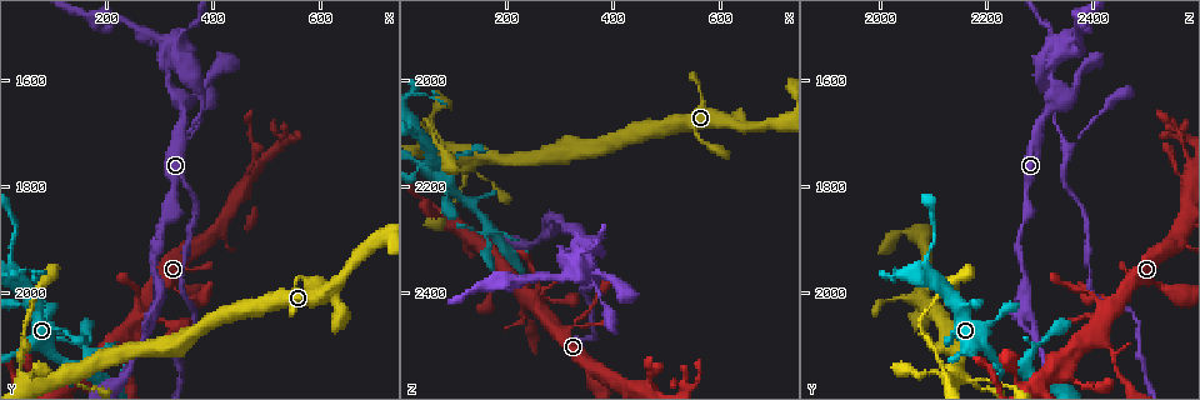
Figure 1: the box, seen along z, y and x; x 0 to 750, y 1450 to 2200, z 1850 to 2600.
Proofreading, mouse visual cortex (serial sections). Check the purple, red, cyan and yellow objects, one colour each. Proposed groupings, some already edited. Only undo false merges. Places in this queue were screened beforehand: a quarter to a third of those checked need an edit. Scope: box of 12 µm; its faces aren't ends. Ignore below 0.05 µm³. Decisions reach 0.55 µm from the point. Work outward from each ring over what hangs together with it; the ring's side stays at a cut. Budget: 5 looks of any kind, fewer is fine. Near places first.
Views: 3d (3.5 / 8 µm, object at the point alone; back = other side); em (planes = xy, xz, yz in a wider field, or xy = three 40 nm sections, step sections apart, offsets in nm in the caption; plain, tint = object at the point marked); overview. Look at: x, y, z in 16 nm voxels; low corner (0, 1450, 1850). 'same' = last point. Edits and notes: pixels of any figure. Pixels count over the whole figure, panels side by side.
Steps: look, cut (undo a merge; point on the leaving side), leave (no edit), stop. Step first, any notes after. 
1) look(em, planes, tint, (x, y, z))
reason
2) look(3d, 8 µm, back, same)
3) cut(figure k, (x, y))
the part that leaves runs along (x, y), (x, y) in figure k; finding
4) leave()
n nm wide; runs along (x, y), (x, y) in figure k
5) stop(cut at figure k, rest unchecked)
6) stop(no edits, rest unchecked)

look(3d, 3.5 µm, back, (245, 2070, 2410))
sharp bend

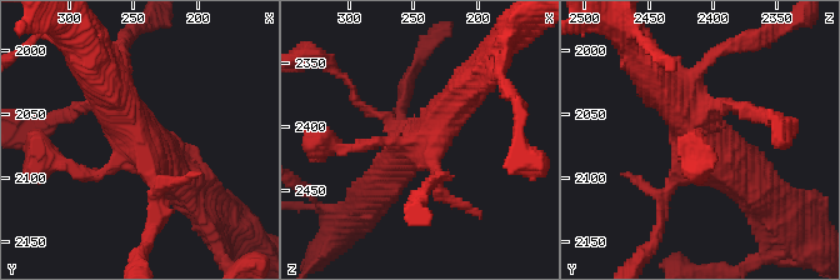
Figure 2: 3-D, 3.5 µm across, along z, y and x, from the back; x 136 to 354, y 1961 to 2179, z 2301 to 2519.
look(em, xy, step 5, tint, (242, 2072, 2410))

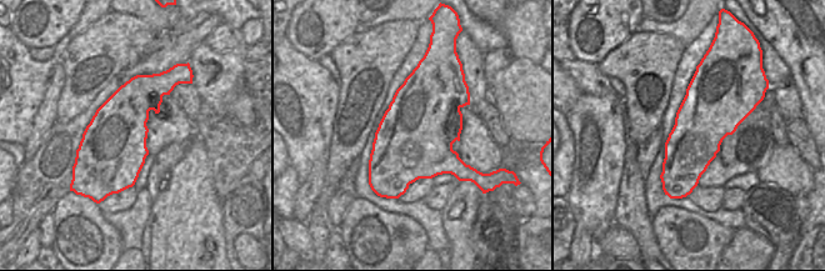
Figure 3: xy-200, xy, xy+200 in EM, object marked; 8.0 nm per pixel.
leave()
runs along (653, 78), (720, 165), (753, 181) in figure 2; all the same cell

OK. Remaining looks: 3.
look(3d, 8 µm, (325, 1545, 2350))
thin arm on a thick one

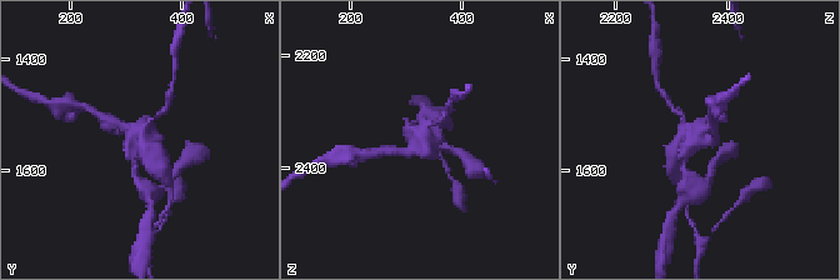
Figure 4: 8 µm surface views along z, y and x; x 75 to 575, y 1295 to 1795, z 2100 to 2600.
look(3d, 3.5 µm, back, (325, 1540, 2350))

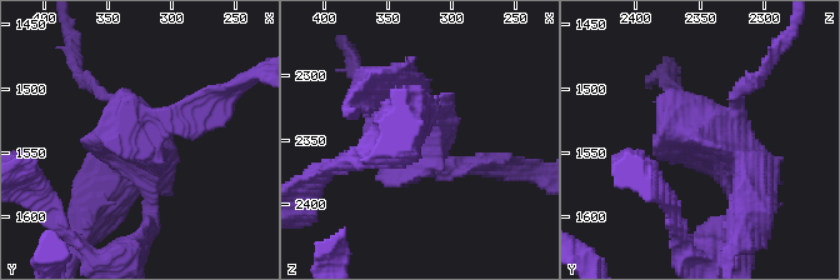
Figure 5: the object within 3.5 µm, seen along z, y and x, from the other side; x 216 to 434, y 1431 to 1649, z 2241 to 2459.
look(em, xy, step 2, tint, same)
now the EM

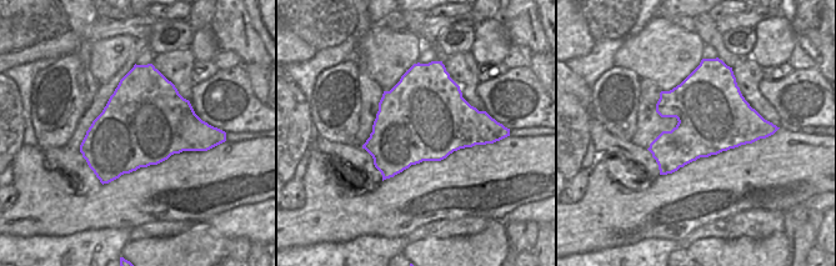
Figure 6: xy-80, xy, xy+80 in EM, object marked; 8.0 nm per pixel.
cut(figure 5, (751, 178))
a second cell is stuck on

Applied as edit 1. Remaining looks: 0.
stop(cut at figure 5, rest unchecked)

